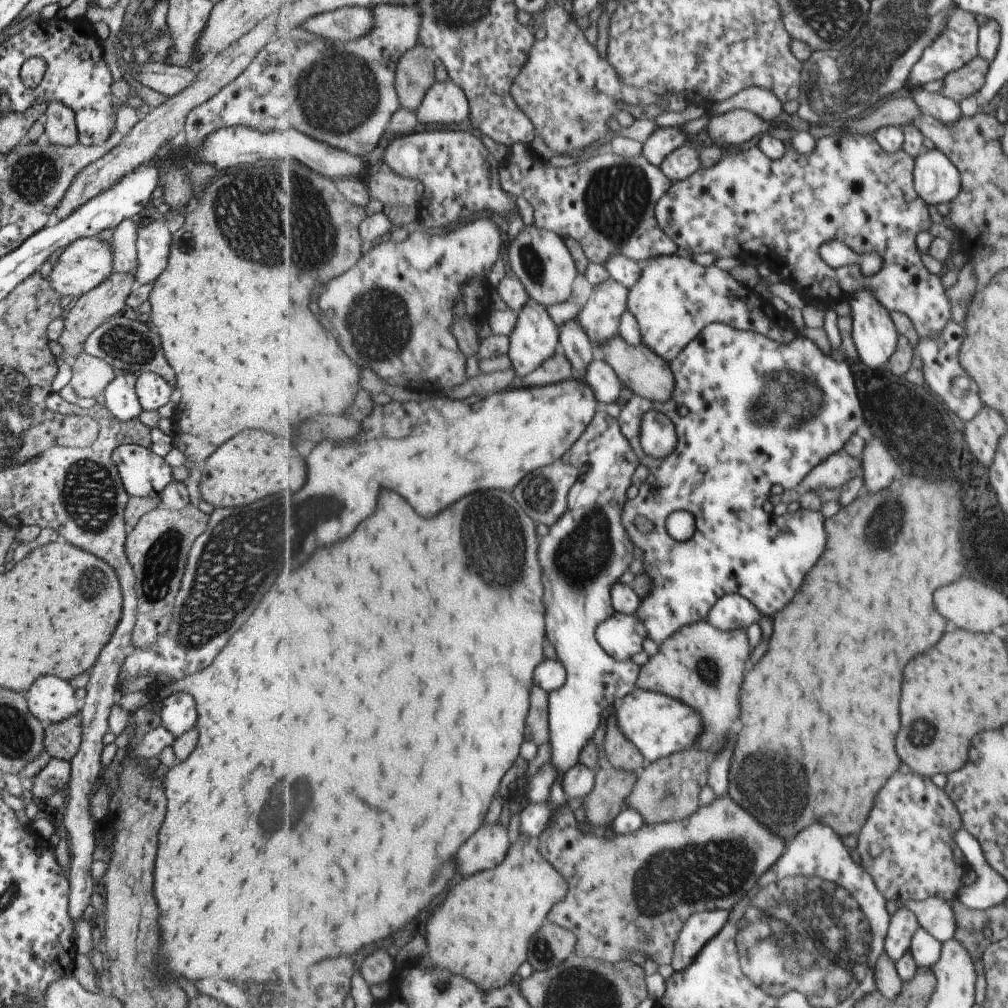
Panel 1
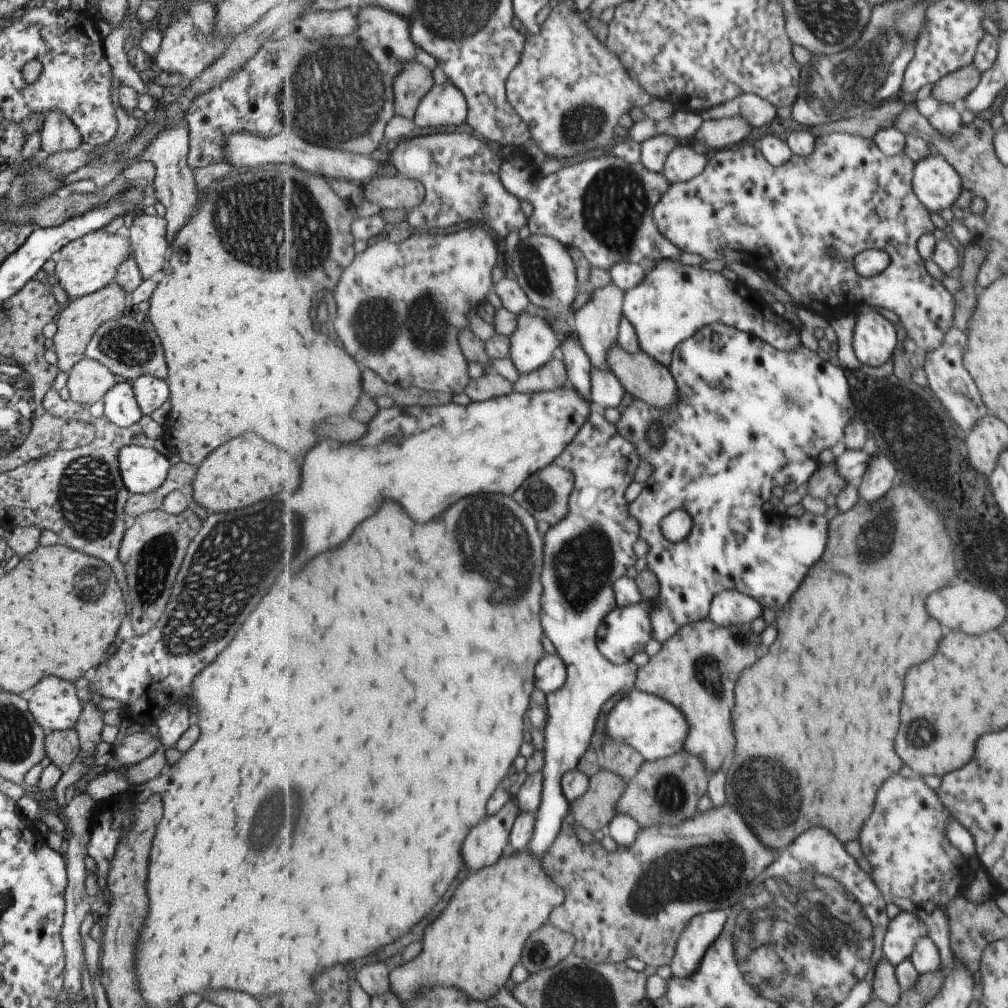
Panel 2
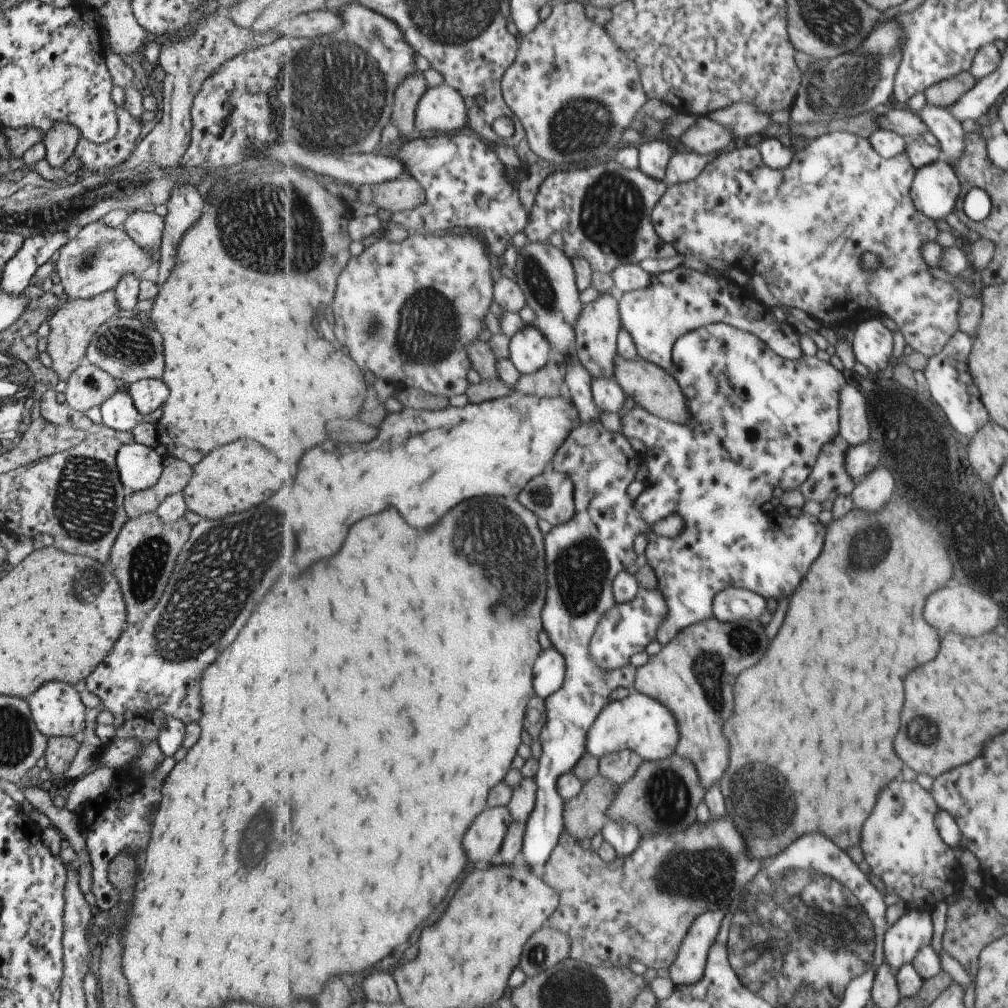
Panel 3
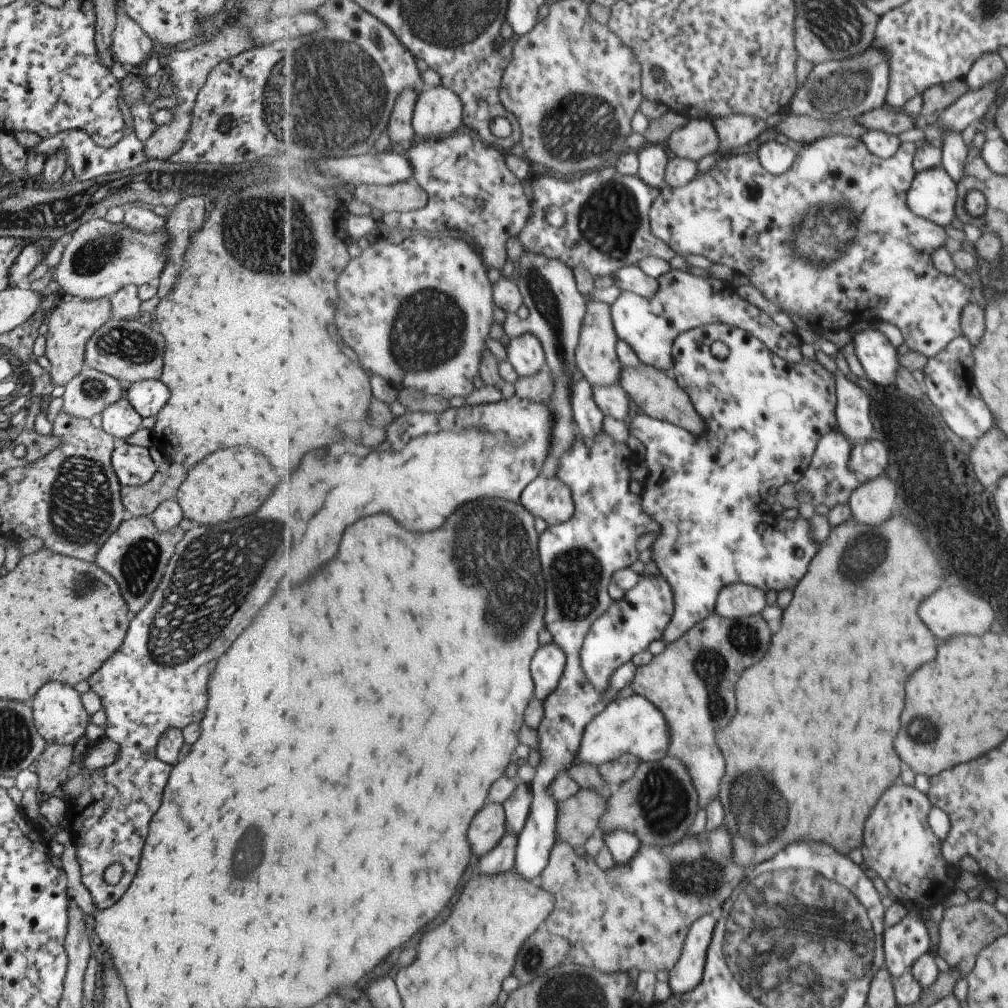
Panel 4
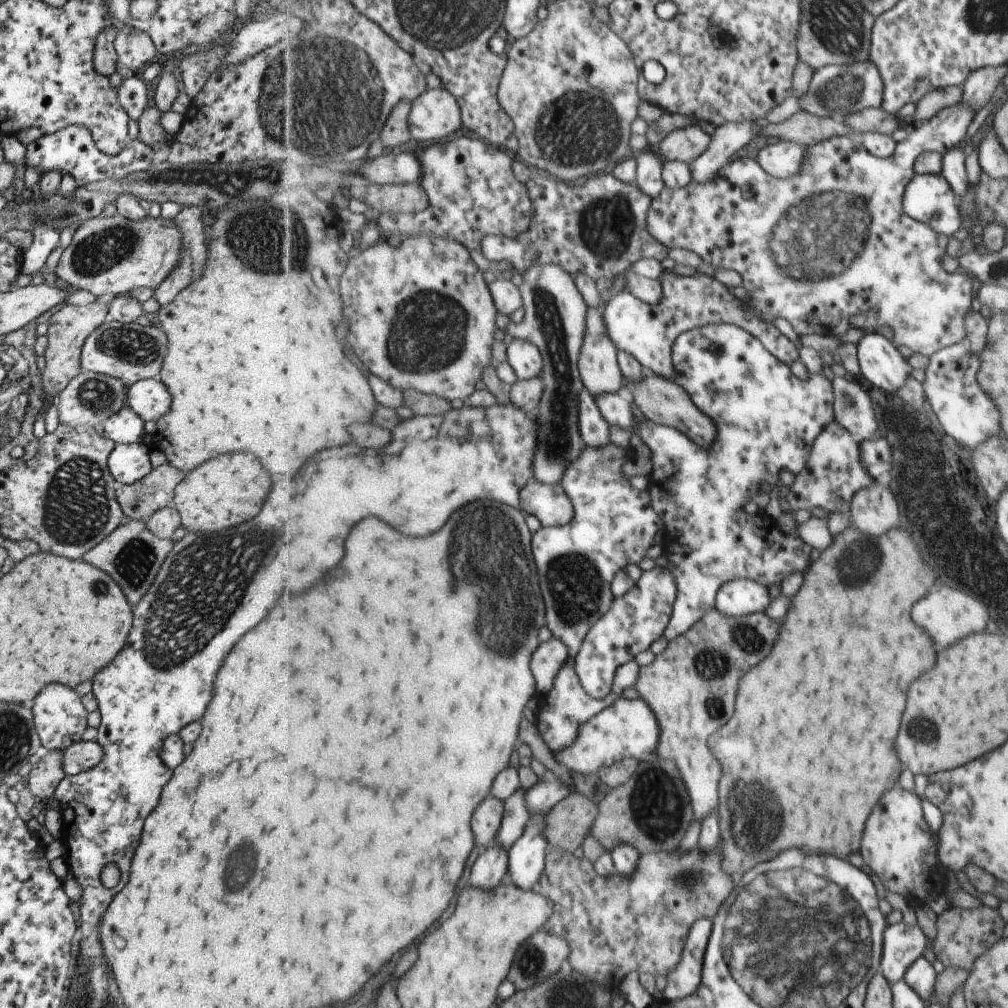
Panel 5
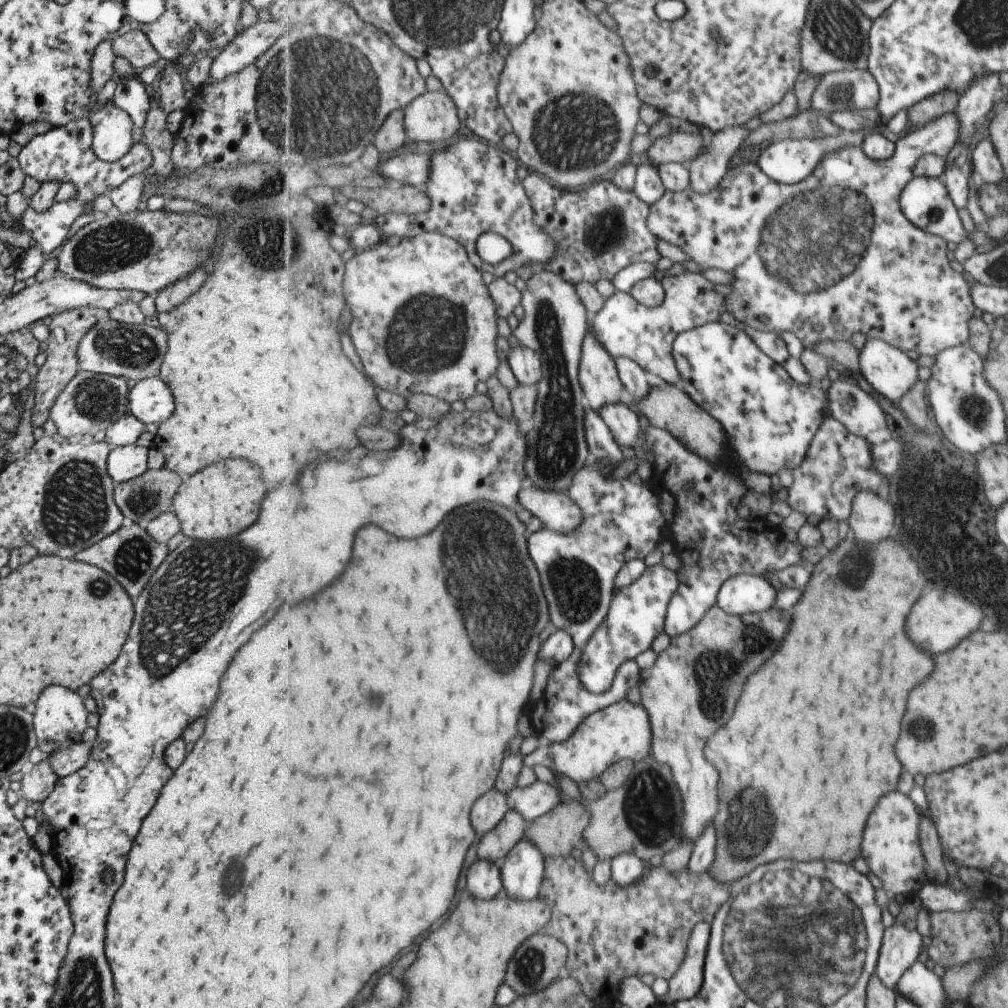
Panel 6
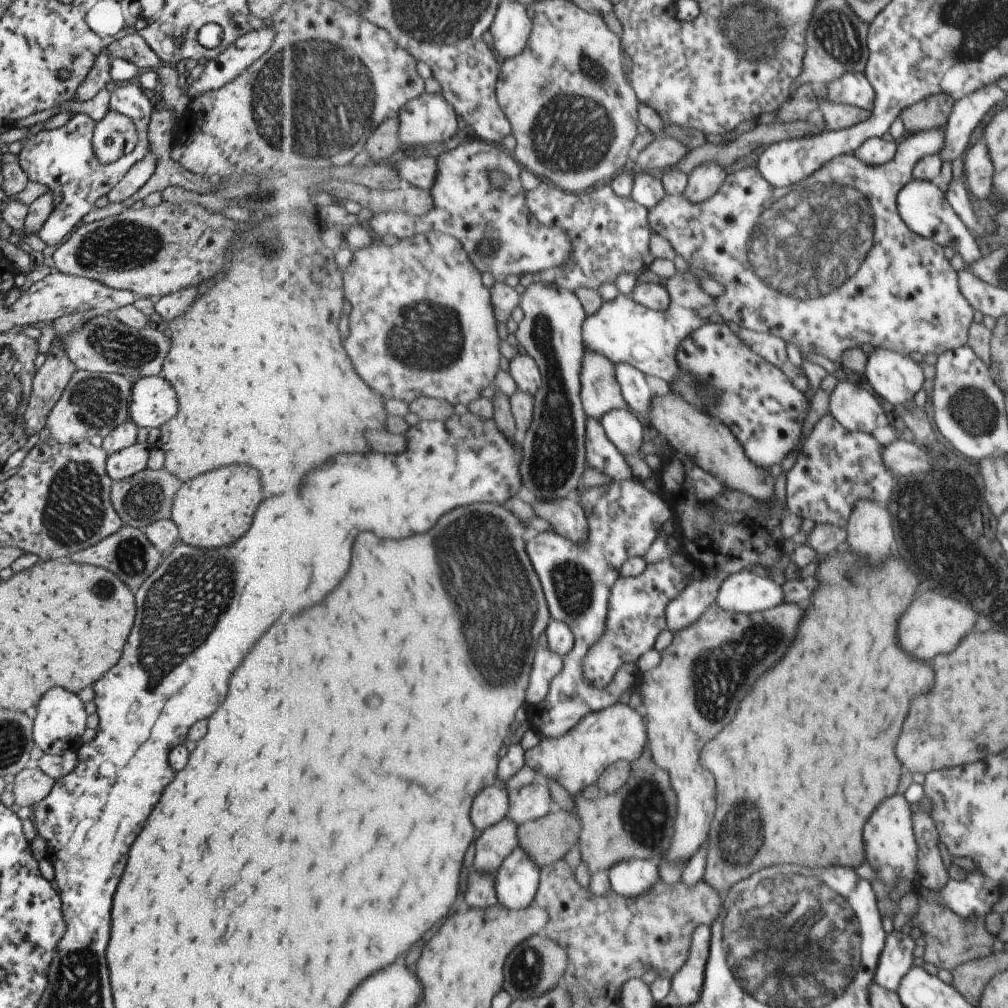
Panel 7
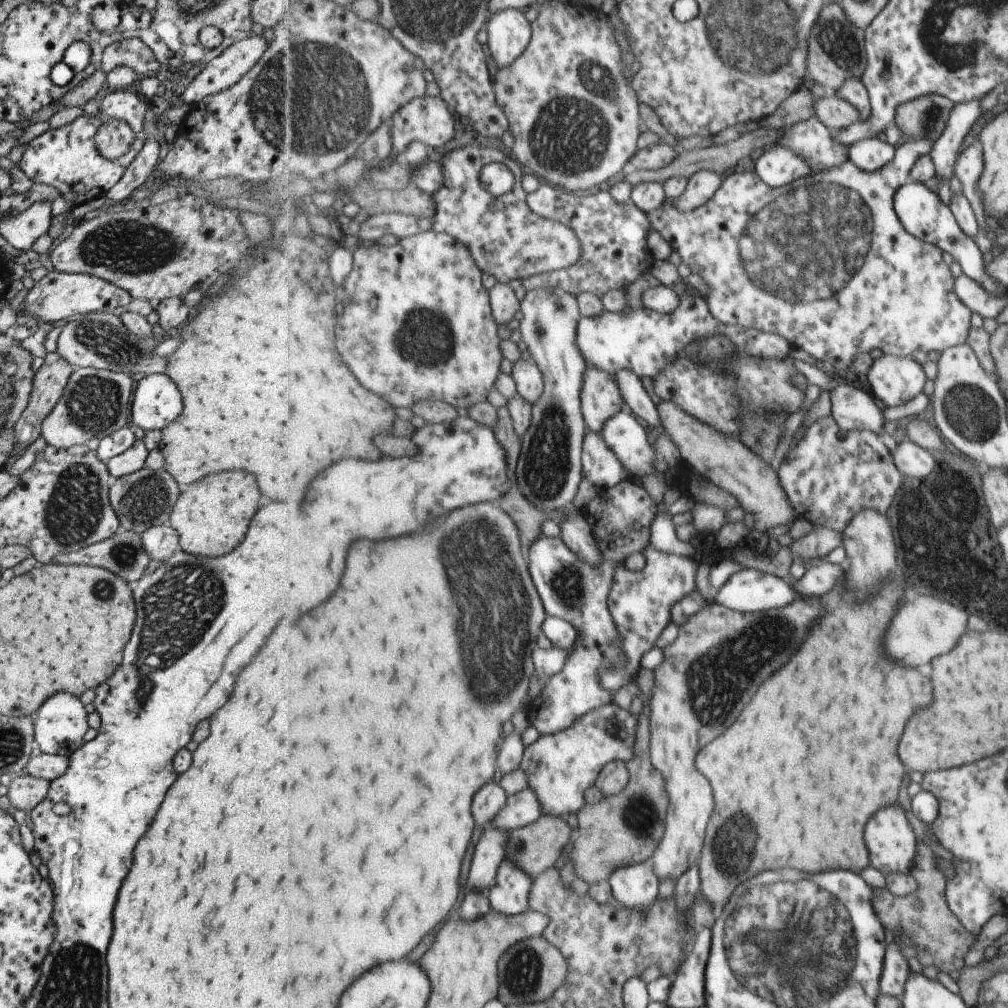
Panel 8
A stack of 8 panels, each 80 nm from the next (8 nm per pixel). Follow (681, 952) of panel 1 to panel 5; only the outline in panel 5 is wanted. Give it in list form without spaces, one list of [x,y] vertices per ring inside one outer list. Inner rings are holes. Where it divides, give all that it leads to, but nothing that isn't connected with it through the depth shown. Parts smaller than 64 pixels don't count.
[[[713,918],[699,919],[690,930],[686,948],[677,968],[668,974],[667,988],[660,994],[664,1000],[674,1001],[690,997],[701,986],[701,972],[705,950],[711,938]]]

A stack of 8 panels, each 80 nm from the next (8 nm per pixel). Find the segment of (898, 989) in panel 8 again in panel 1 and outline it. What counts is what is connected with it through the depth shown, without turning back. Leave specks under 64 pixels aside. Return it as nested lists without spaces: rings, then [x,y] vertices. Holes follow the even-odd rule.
[[[899,906],[892,915],[886,938],[886,953],[897,962],[912,948],[912,940],[921,927],[917,915],[907,906]]]

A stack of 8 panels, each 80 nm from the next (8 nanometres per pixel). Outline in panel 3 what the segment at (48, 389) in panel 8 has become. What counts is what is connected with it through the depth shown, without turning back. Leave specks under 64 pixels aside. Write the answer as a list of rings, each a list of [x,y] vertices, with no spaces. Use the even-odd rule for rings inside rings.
[[[109,289],[99,293],[97,296],[87,299],[63,299],[60,307],[47,320],[49,334],[47,338],[46,353],[52,360],[51,367],[55,371],[59,382],[66,378],[79,366],[79,363],[85,361],[85,349],[91,342],[95,330],[111,317],[119,314],[117,308],[114,290]]]

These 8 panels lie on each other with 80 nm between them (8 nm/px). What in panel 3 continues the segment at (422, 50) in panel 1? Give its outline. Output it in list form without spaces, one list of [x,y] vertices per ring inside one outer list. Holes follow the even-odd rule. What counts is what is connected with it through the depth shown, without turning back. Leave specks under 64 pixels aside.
[[[423,71],[411,73],[396,90],[395,114],[392,121],[399,127],[402,136],[412,138],[416,129],[416,110],[423,95],[428,91],[427,78]]]

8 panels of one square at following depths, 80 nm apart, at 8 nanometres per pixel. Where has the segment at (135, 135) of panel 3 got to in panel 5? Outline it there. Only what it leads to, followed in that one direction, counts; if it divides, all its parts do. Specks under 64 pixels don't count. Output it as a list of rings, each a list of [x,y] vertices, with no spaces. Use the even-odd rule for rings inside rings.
[[[71,125],[48,135],[41,135],[28,145],[24,145],[24,168],[35,167],[40,173],[50,170],[67,173],[73,177],[76,186],[102,181],[107,177],[120,179],[129,173],[145,170],[151,164],[152,150],[149,145],[136,139],[127,142],[117,154],[103,154],[95,145],[89,130],[81,125]]]

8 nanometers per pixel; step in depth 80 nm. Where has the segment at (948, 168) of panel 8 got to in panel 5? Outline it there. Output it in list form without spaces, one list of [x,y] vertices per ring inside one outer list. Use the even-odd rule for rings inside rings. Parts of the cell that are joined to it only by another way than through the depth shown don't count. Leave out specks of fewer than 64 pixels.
[[[1005,65],[987,66],[975,69],[962,84],[962,103],[969,105],[974,114],[987,104],[995,86],[1007,72]]]

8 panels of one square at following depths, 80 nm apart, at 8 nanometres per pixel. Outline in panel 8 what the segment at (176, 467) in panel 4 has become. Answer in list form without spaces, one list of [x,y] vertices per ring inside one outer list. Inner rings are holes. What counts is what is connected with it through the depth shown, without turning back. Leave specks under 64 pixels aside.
[[[143,466],[139,470],[115,479],[108,488],[108,499],[119,524],[125,530],[141,534],[147,527],[167,525],[169,513],[179,490],[173,477],[163,468],[151,470]]]

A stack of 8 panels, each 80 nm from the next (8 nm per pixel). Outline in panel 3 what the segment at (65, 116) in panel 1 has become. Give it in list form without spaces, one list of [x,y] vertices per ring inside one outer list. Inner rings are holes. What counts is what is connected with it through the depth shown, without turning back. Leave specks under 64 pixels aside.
[[[54,122],[44,133],[44,158],[49,166],[60,167],[62,162],[74,154],[80,132],[72,124]]]

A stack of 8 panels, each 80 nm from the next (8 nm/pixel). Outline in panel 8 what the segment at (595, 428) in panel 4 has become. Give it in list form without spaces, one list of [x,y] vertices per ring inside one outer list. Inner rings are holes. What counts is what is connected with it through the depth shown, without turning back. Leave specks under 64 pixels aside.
[[[589,431],[584,441],[584,450],[584,474],[597,491],[617,486],[630,476],[602,433]]]

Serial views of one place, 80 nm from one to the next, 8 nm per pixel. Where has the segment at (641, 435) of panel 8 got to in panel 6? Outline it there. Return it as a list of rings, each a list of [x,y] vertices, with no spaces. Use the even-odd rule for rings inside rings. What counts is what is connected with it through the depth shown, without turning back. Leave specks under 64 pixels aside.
[[[611,404],[603,408],[600,414],[613,431],[619,445],[635,447],[634,444],[641,434],[641,420],[629,406]]]

